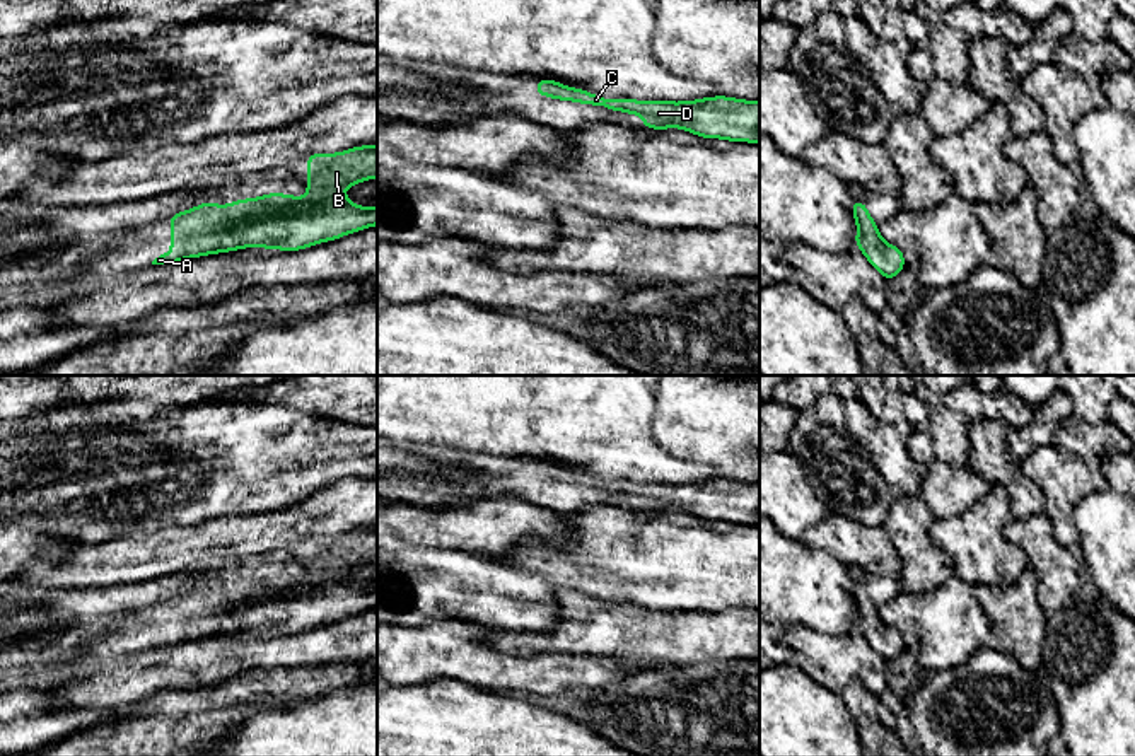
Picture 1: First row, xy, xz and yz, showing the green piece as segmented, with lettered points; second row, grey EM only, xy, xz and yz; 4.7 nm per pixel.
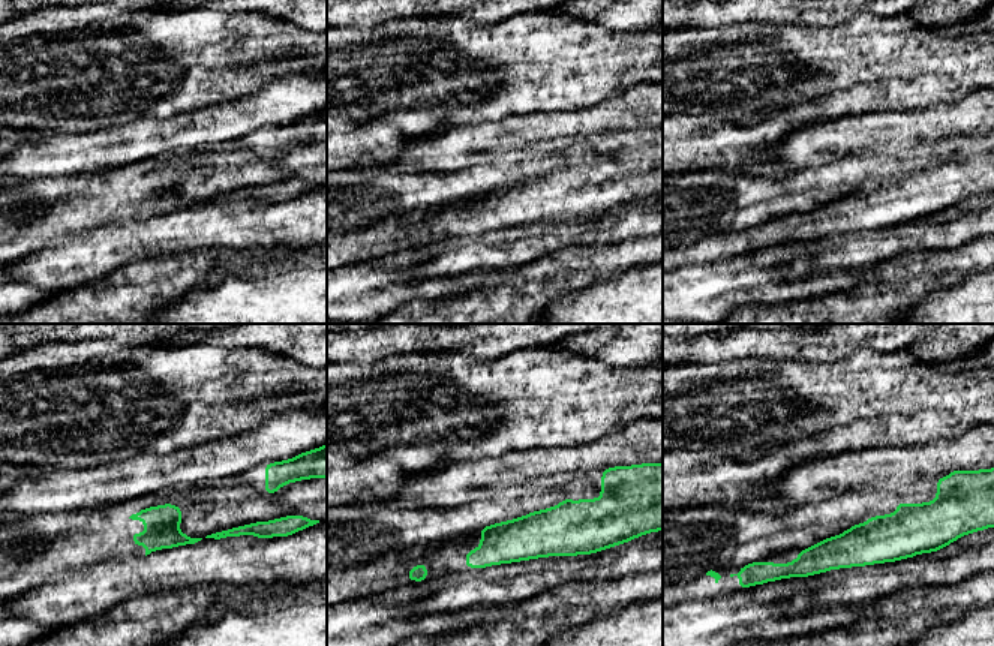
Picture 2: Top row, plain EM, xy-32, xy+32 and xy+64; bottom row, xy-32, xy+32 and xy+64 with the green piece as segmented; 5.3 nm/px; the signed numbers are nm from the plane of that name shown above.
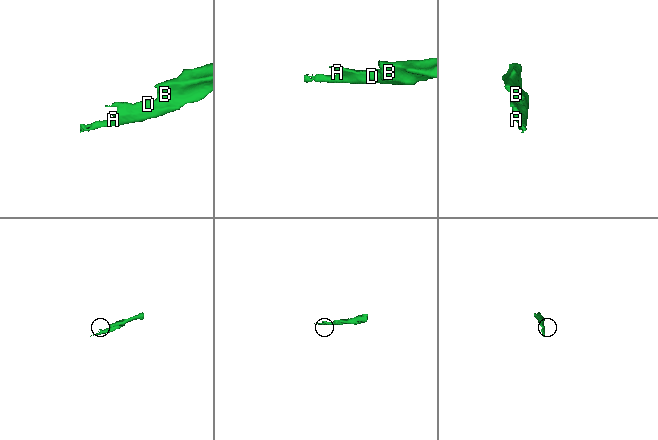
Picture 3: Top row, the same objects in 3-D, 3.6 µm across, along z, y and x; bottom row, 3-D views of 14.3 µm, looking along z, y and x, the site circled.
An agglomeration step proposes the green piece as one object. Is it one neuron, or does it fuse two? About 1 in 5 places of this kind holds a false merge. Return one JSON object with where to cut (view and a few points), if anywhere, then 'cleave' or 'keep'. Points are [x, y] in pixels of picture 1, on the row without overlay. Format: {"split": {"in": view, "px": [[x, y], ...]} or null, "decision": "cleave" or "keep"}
{"split": null, "decision": "keep"}

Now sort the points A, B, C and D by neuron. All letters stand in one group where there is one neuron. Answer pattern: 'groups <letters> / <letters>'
groups A B C D

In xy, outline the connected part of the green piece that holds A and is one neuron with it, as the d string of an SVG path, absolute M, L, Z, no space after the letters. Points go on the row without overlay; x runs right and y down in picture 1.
M377 527L352 529L338 536L307 539L307 577L263 577L237 582L230 587L201 585L169 599L171 633L152 647L169 647L189 640L237 633L241 630L268 630L297 633L377 608L377 589L357 589L343 575L360 563L377 561Z

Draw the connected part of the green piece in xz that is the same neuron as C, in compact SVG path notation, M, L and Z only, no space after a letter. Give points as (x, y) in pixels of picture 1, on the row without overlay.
M544 461L536 464L534 474L553 481L638 497L643 502L643 510L681 510L703 520L760 526L760 483L725 478L683 485L602 481L582 471Z

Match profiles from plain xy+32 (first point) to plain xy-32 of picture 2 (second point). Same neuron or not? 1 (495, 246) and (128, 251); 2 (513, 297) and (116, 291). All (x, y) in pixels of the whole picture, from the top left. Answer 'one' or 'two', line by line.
1: one
2: one

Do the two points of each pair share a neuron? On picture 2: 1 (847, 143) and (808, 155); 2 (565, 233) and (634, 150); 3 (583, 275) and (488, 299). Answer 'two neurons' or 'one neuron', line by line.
1: one neuron
2: two neurons
3: one neuron

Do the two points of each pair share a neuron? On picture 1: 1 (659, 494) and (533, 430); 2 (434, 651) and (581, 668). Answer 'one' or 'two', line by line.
1: two
2: one

